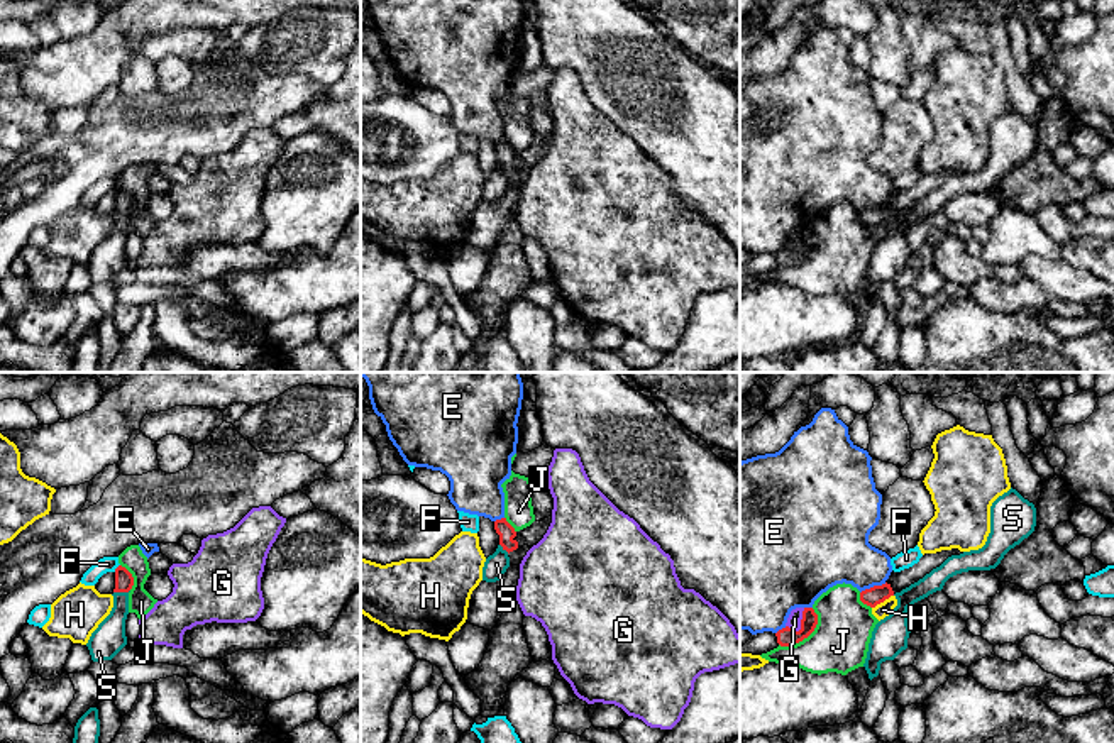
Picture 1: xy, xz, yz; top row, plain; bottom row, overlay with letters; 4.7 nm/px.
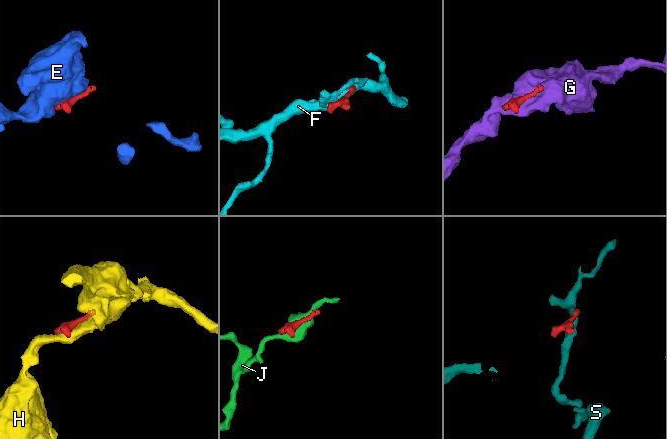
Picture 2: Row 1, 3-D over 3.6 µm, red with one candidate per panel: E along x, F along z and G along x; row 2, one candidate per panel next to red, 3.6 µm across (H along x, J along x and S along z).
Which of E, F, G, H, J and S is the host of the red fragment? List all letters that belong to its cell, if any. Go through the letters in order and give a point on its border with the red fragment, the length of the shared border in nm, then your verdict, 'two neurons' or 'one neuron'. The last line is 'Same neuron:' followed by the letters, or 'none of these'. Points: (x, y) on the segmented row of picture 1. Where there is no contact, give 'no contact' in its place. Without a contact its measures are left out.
E: contact yz (874, 586); length 140 nm; two neurons
F: contact xy (117, 567); length 50 nm; two neurons
G: contact yz (801, 625); length 130 nm; two neurons
H: contact yz (882, 601); length 120 nm; two neurons
J: contact yz (806, 637); length 240 nm; two neurons
S: contact xy (121, 591); length 80 nm; two neurons
Same neuron: none of these

